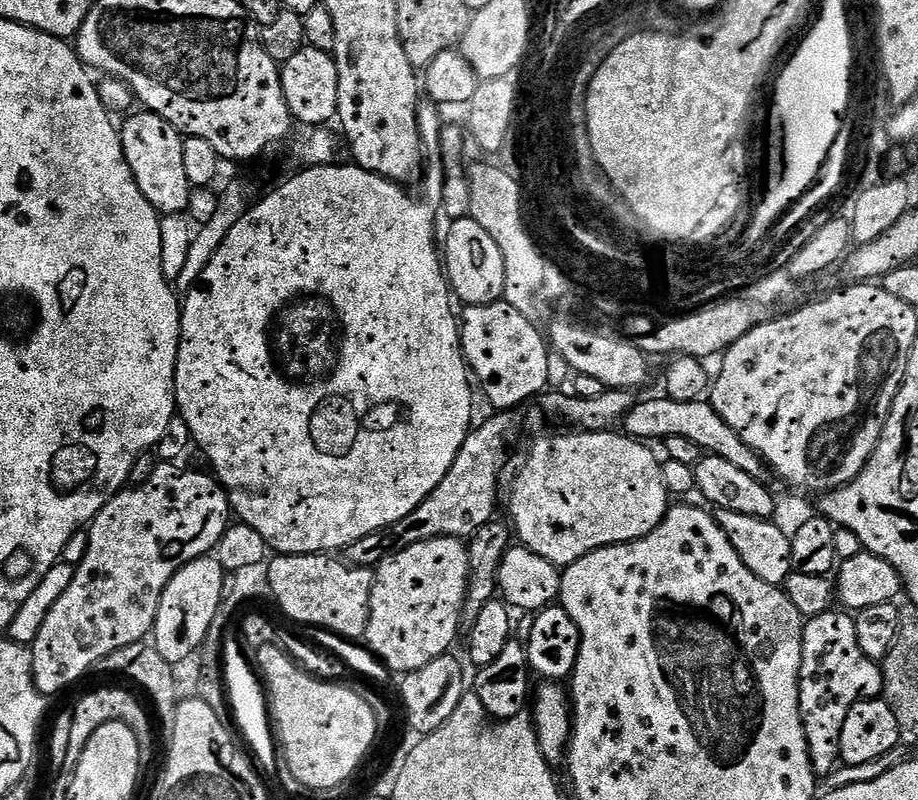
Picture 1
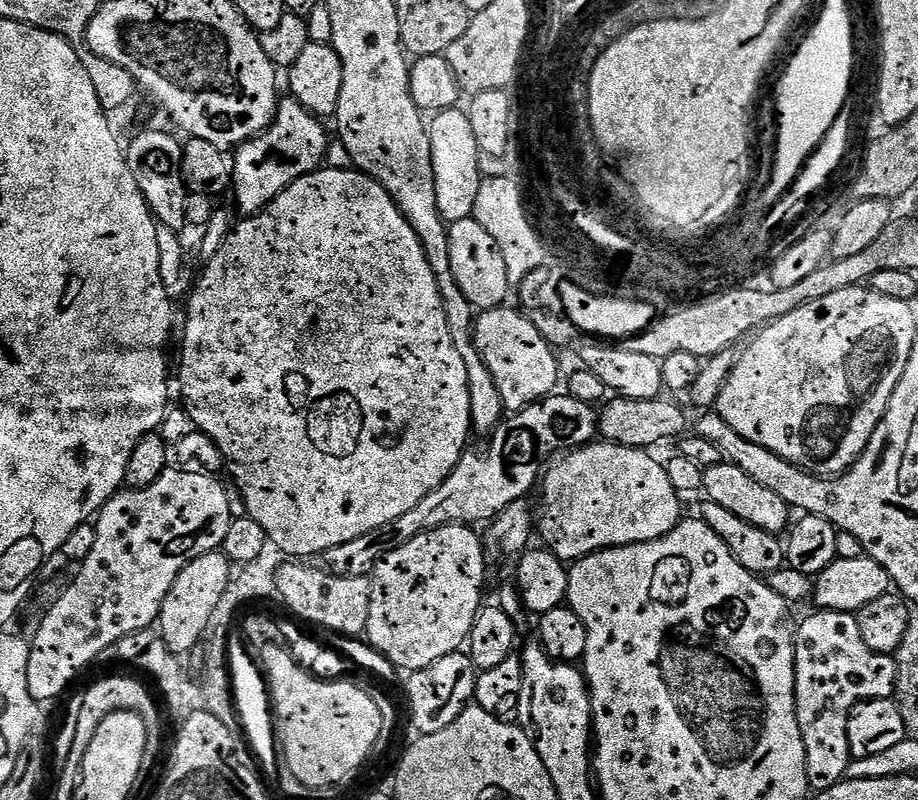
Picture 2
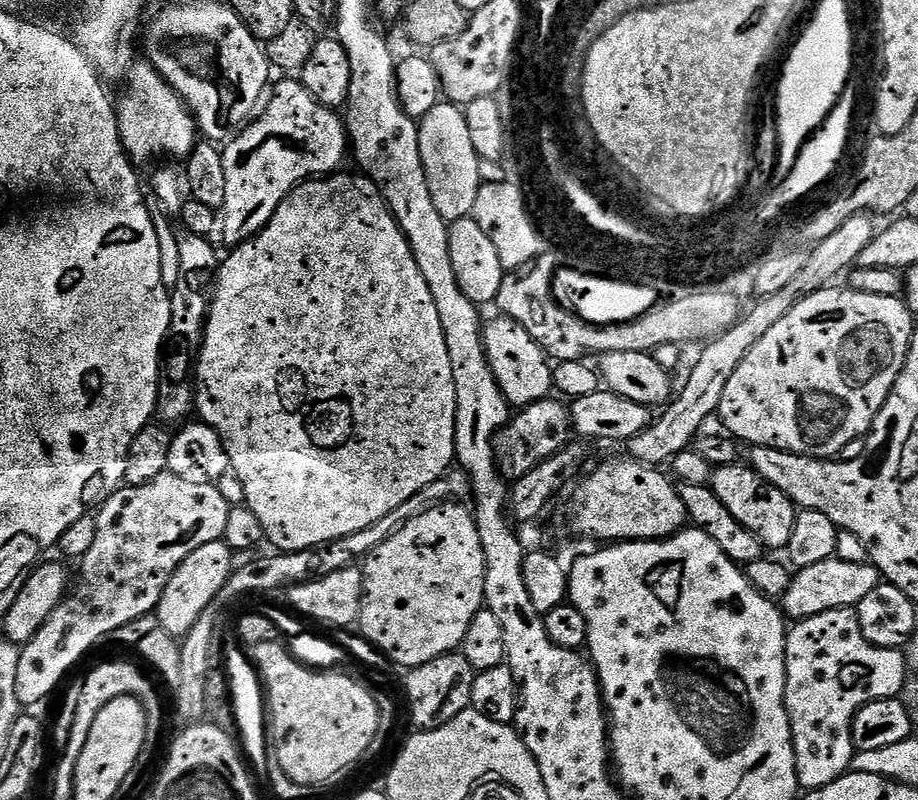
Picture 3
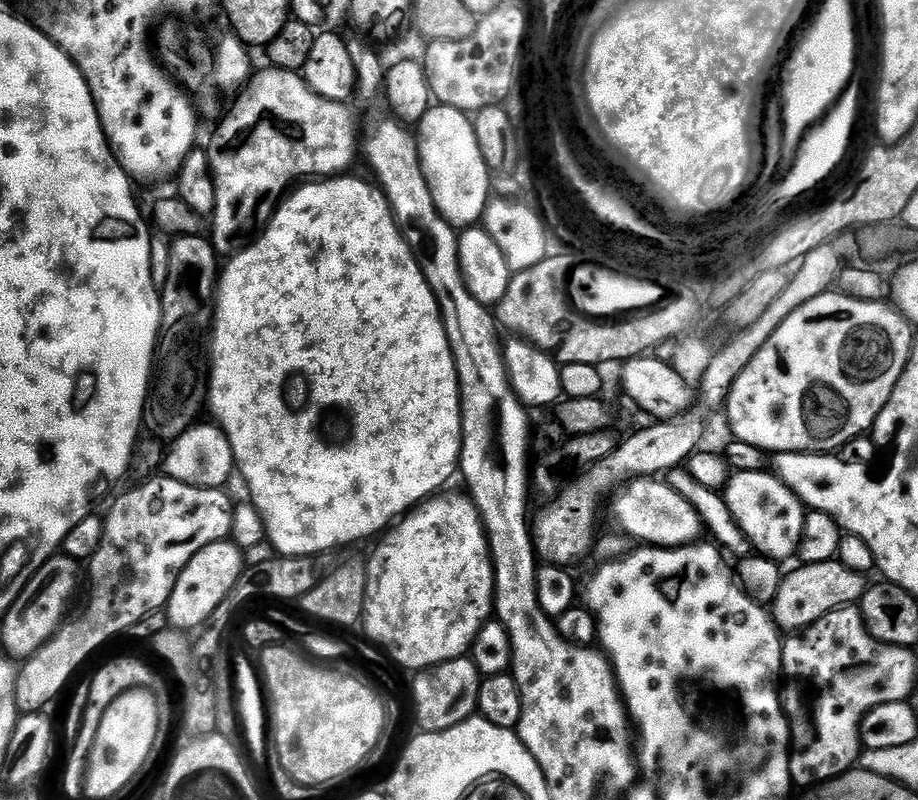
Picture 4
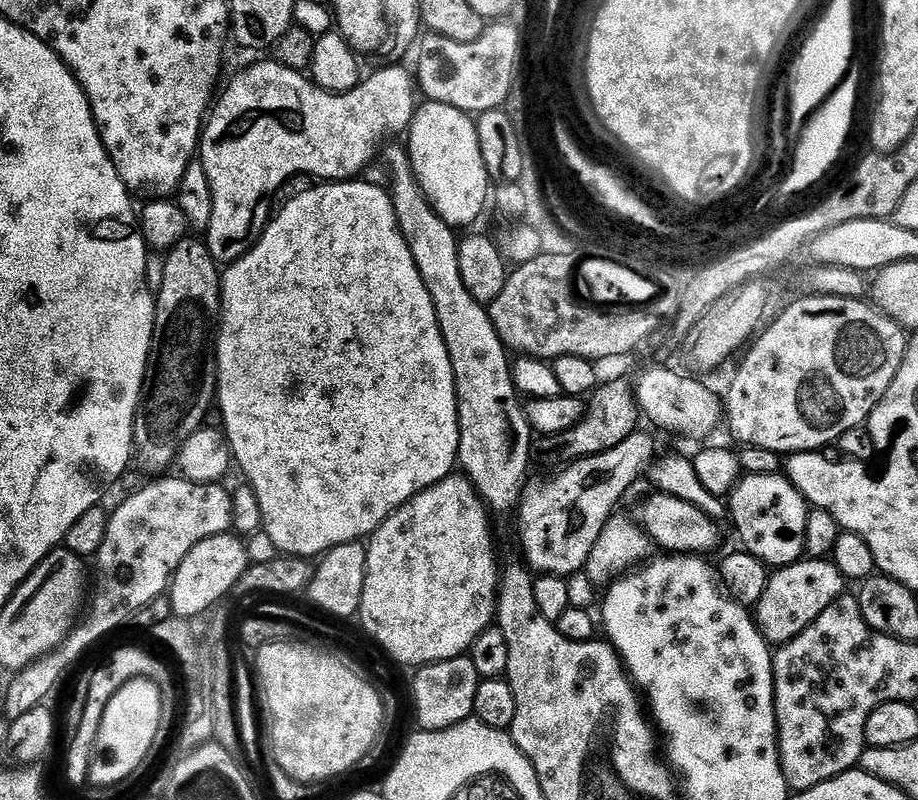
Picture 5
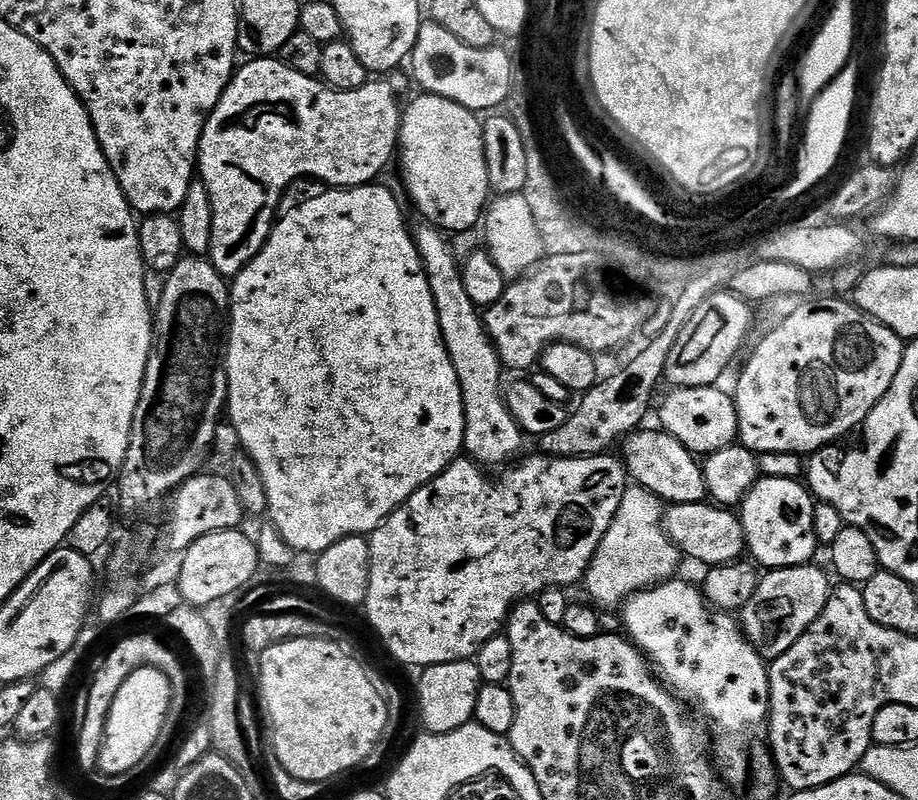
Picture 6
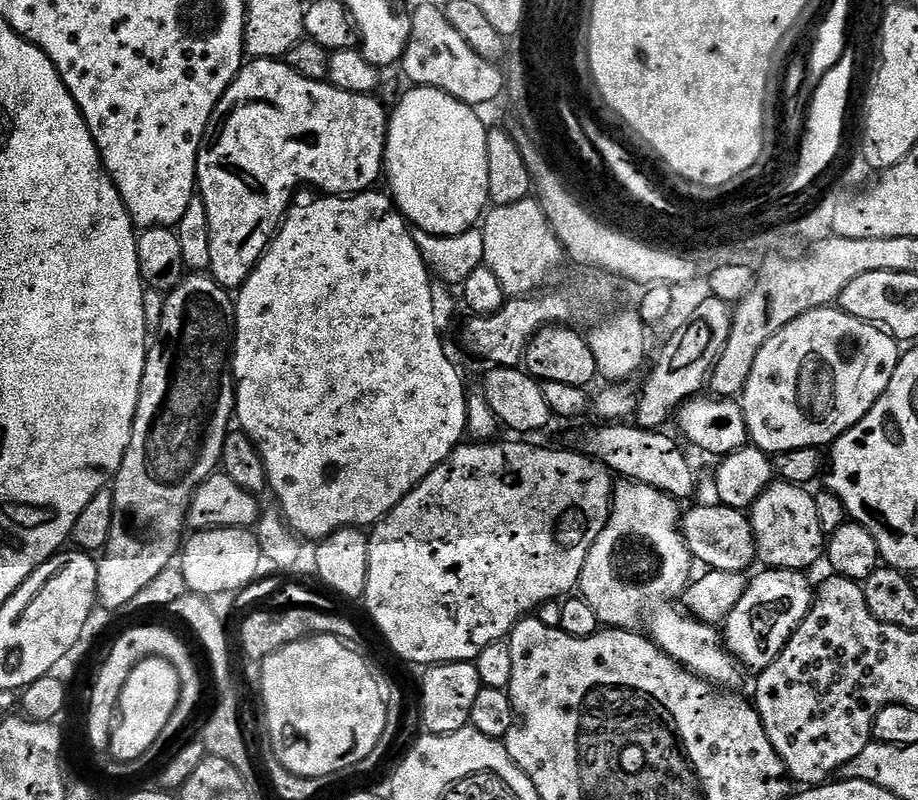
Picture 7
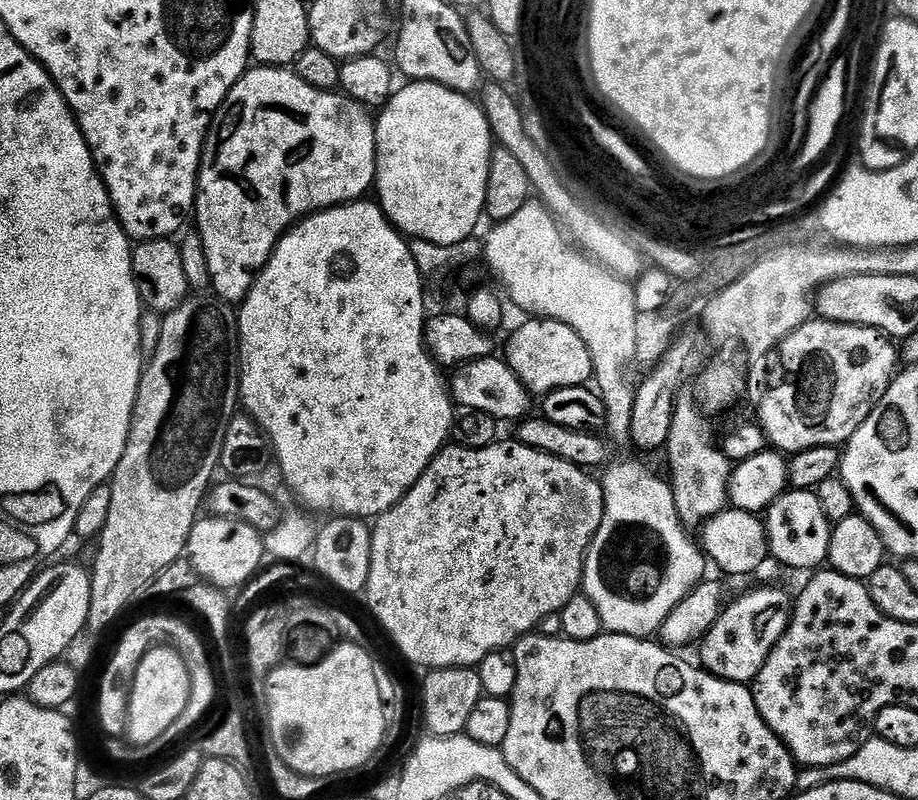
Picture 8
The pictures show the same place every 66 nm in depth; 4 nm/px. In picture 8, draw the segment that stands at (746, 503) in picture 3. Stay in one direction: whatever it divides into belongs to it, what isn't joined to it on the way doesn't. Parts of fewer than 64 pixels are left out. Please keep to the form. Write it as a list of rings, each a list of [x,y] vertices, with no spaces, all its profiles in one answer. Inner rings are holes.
[[[815,491],[783,492],[766,511],[766,527],[773,561],[776,559],[788,568],[812,568],[811,570],[819,569],[827,561],[834,524],[828,520]]]

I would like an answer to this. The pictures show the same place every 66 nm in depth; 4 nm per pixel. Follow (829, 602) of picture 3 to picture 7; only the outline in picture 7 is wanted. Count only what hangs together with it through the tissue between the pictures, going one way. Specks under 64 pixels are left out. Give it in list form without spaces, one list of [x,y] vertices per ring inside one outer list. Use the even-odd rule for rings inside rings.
[[[790,568],[760,571],[764,572],[748,580],[748,588],[742,594],[741,601],[722,625],[724,647],[752,674],[765,672],[778,654],[782,654],[794,630],[798,630],[812,608],[814,599],[814,584],[804,577],[807,575],[803,571]]]

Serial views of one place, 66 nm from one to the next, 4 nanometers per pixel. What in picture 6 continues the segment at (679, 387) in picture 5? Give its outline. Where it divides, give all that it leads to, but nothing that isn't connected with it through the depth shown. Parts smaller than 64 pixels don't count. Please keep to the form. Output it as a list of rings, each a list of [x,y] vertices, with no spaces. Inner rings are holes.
[[[720,386],[711,388],[672,388],[669,396],[660,404],[660,424],[663,431],[678,438],[697,457],[720,451],[737,443],[740,427],[735,399]]]

